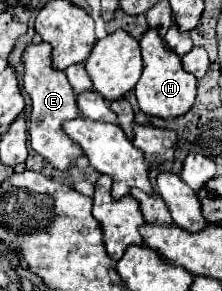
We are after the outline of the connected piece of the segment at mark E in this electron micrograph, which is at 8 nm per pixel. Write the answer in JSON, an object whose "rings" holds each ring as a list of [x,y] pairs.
{"rings":[[[40,42],[40,44],[28,46],[24,52],[24,68],[26,68],[24,90],[32,98],[32,114],[28,122],[30,144],[42,158],[46,158],[48,164],[52,164],[52,168],[68,172],[76,164],[76,160],[84,156],[84,150],[76,142],[72,142],[62,130],[62,124],[66,120],[74,120],[80,116],[76,94],[66,74],[52,68],[52,46],[50,44]]]}

